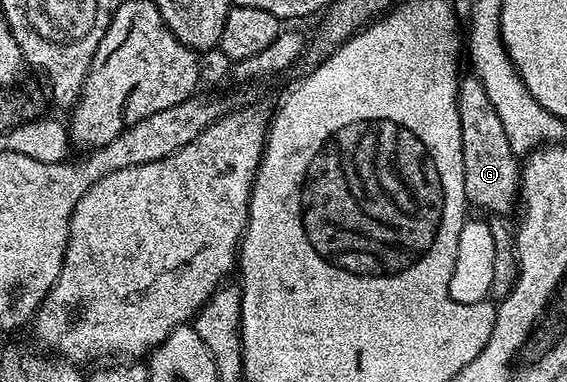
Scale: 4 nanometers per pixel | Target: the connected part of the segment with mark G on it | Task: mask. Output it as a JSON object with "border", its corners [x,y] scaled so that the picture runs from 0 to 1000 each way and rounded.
{"border":[[[825,191],[811,209],[808,233],[808,306],[815,338],[815,442],[818,445],[818,518],[827,534],[848,542],[854,552],[869,552],[869,565],[896,568],[914,531],[917,508],[919,419],[907,398],[885,338],[871,275],[850,233],[850,212]]]}

